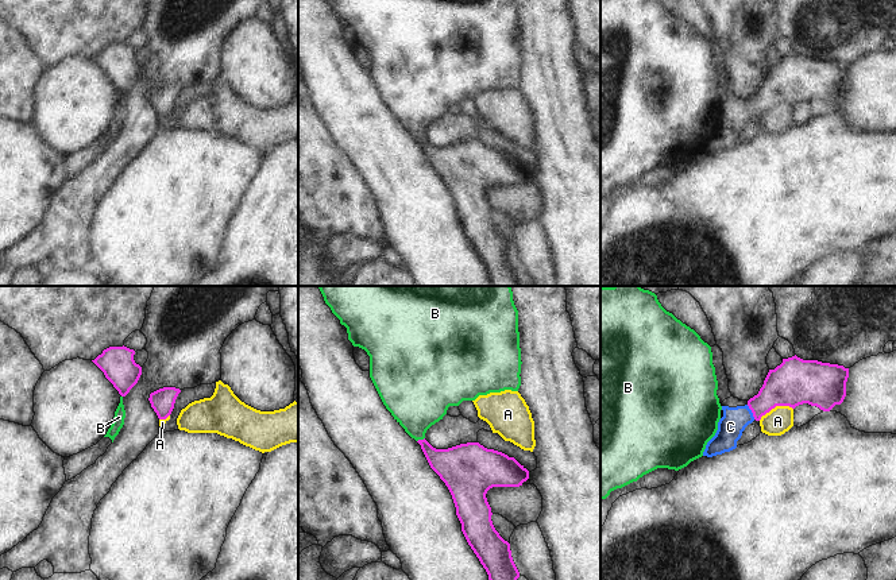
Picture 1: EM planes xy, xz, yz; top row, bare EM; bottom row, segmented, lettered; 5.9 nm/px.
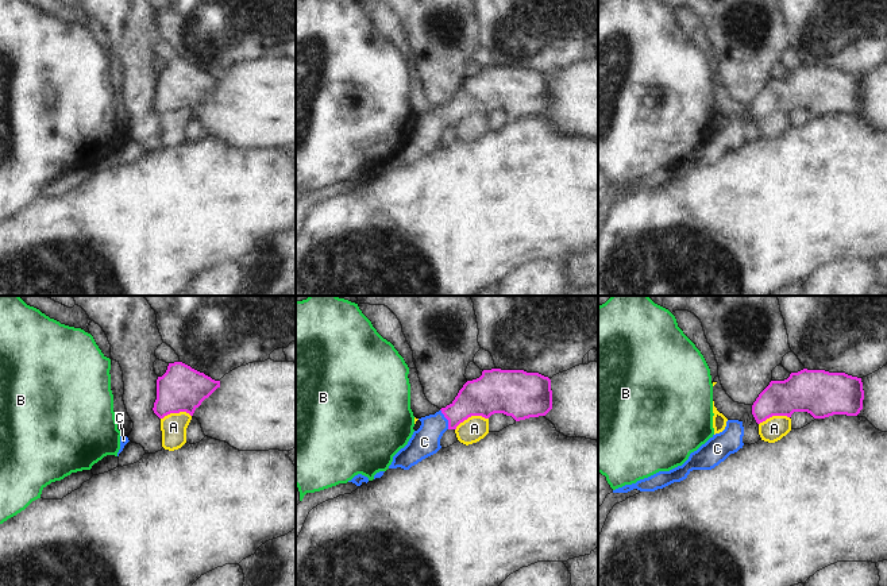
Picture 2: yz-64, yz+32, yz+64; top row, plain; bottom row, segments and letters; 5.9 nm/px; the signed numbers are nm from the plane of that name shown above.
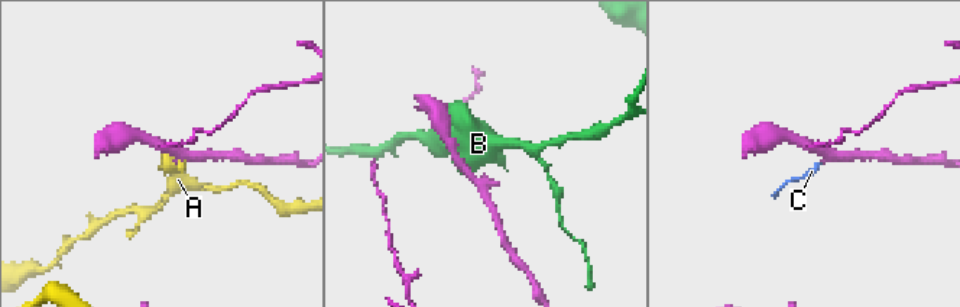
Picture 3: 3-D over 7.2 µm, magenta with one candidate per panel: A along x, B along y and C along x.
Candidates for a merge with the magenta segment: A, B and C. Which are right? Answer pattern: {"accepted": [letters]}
{"accepted": ["C"]}

